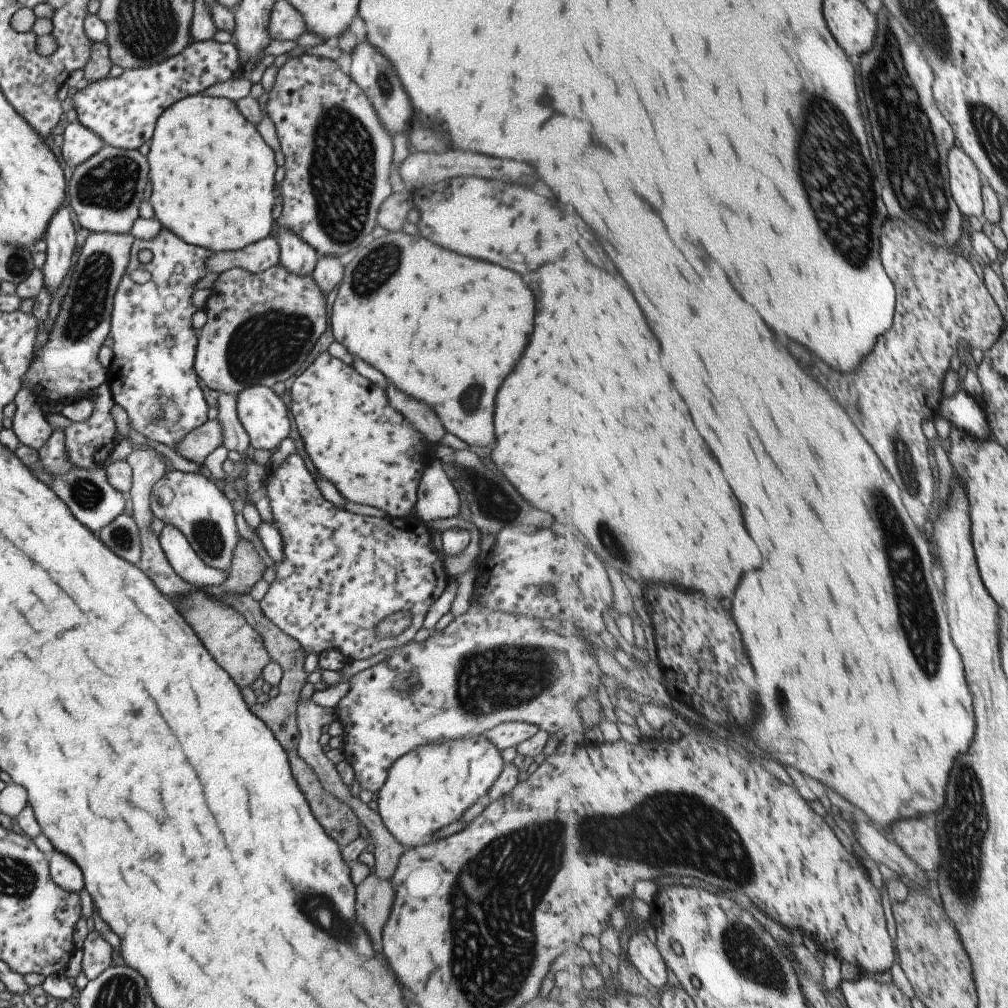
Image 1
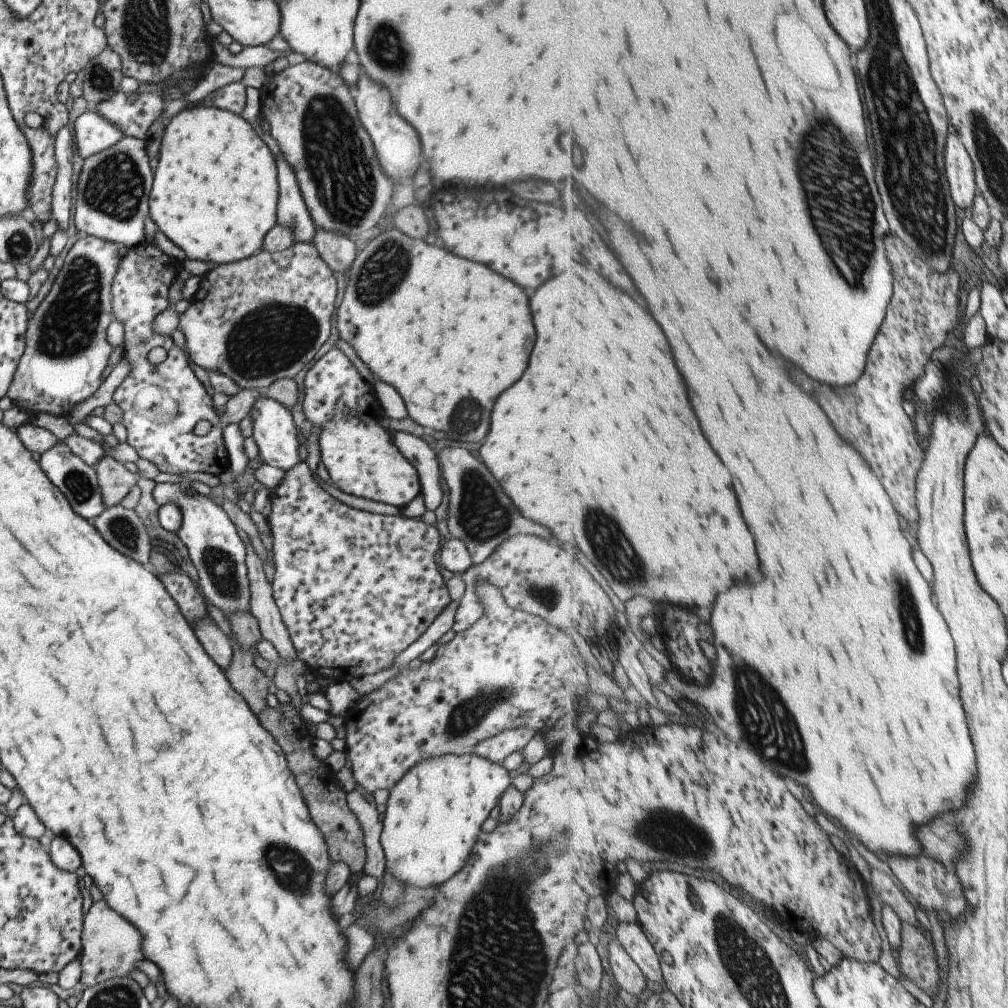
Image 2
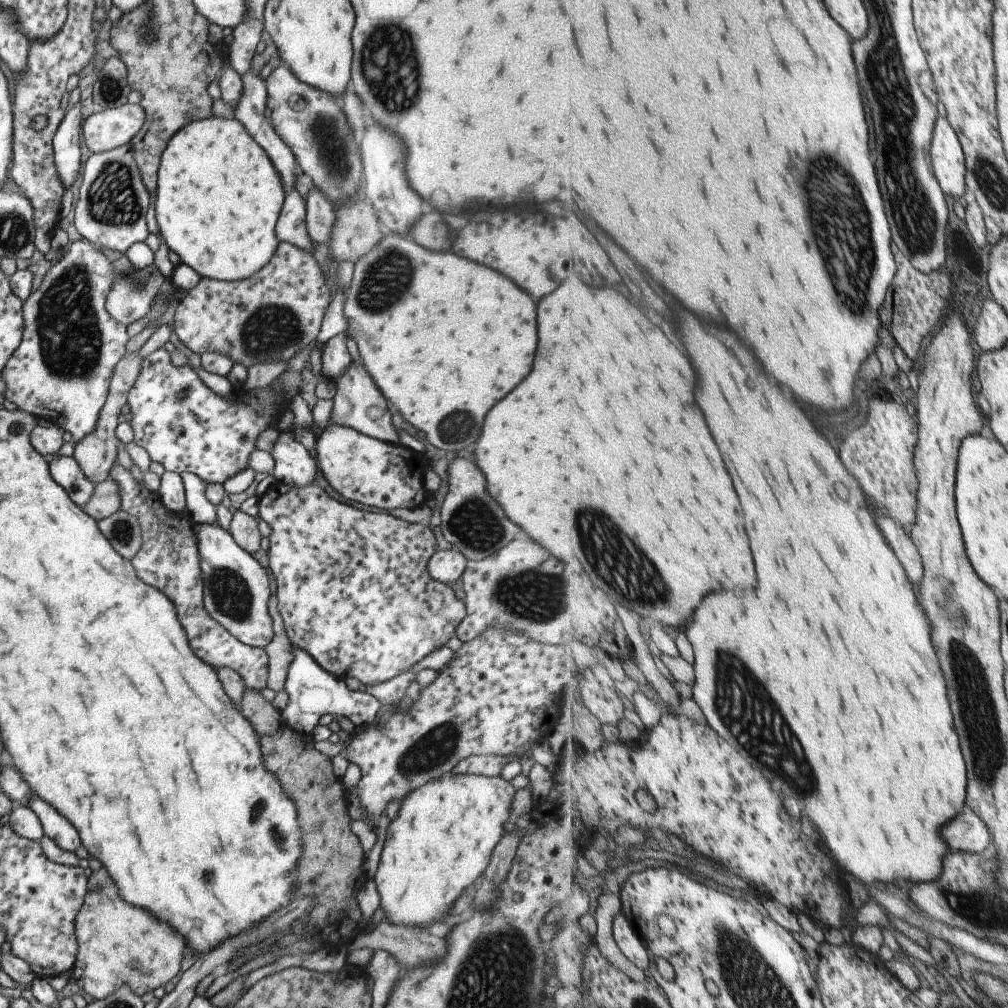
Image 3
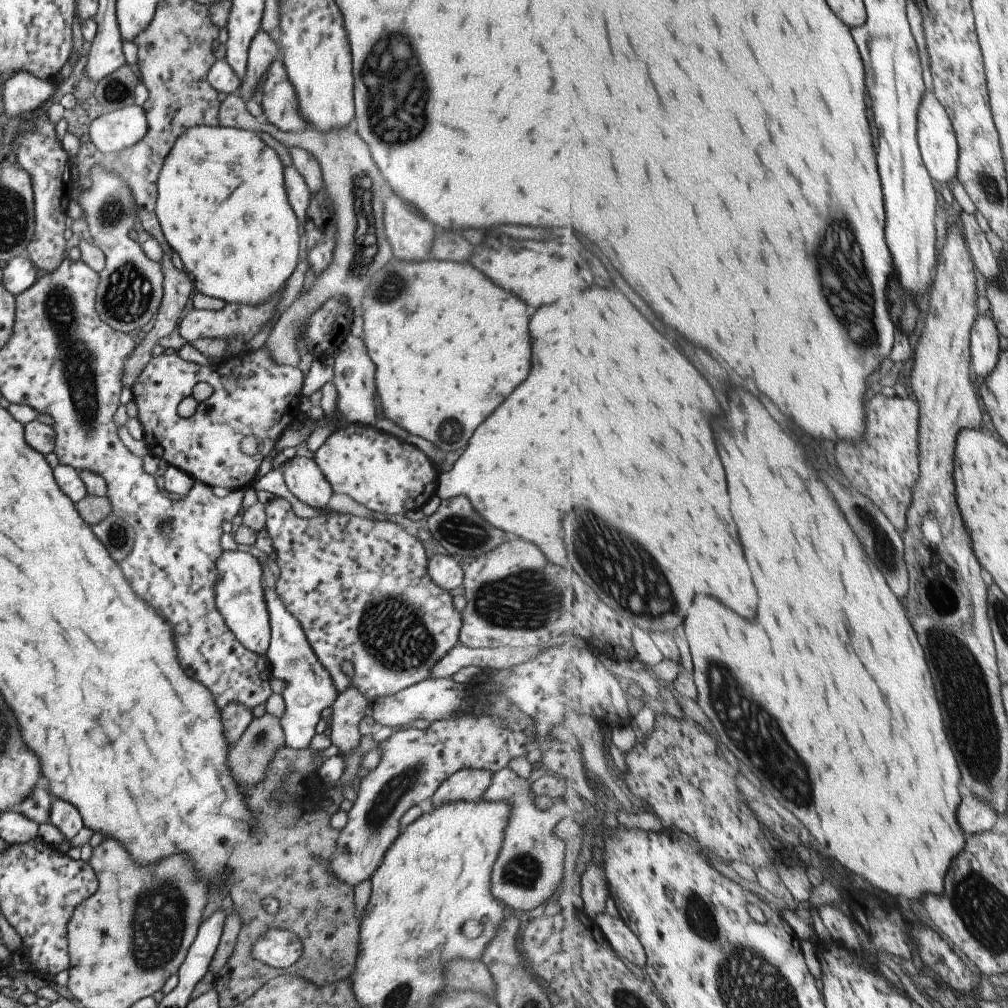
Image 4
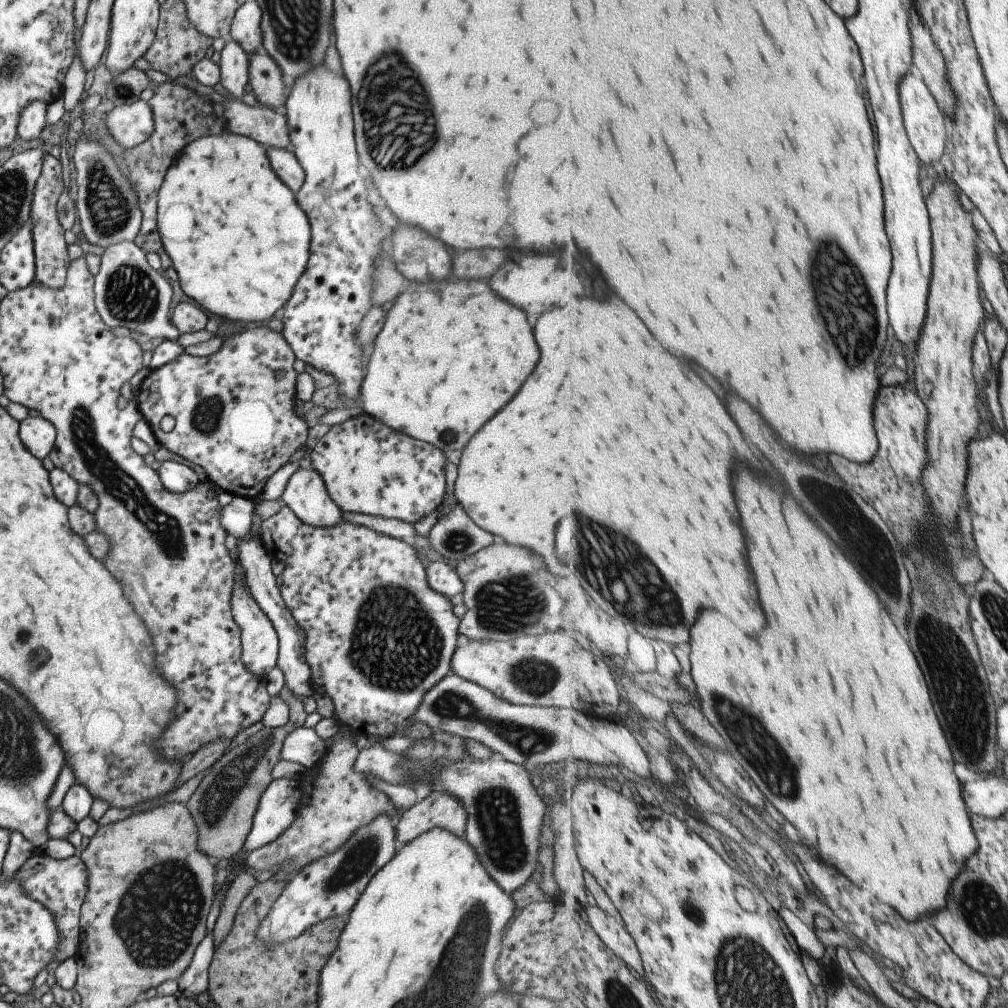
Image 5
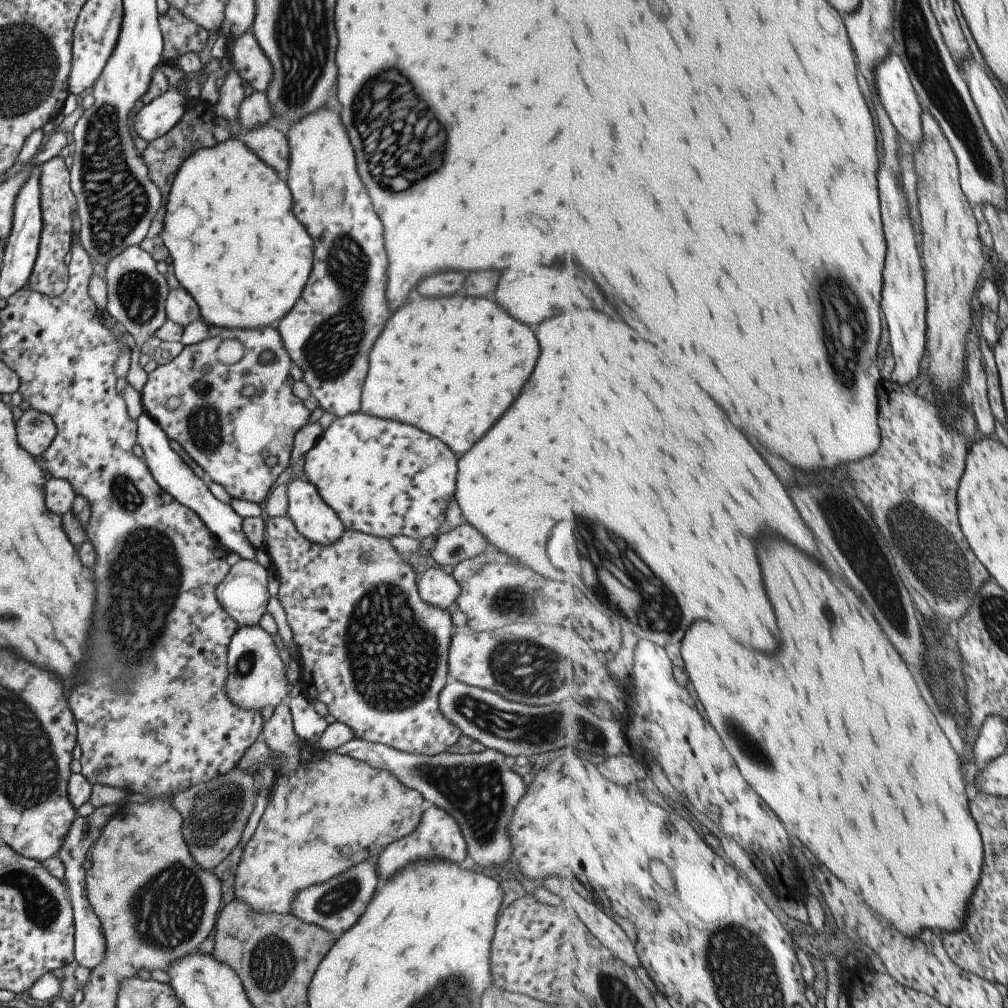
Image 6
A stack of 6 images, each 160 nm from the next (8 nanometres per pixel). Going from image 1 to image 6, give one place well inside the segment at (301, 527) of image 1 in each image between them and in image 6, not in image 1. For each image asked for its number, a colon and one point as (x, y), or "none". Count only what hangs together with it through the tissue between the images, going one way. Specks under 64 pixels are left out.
2: (353, 589)
3: (353, 590)
4: (376, 622)
5: (378, 636)
6: (370, 649)

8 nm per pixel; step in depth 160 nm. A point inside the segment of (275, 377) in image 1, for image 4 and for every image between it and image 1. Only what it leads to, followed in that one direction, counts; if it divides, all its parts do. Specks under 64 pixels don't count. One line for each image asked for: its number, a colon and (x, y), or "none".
2: (261, 319)
3: (267, 318)
4: (232, 320)

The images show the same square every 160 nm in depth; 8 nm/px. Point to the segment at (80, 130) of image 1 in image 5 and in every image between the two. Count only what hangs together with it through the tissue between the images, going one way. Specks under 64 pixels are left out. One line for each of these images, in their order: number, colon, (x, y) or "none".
2: (91, 133)
3: (105, 129)
4: (110, 132)
5: (129, 125)

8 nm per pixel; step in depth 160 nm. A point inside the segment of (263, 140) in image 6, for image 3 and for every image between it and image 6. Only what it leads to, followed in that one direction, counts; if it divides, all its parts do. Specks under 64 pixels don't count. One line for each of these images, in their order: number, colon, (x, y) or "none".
3: (290, 227)
4: (296, 190)
5: (285, 165)

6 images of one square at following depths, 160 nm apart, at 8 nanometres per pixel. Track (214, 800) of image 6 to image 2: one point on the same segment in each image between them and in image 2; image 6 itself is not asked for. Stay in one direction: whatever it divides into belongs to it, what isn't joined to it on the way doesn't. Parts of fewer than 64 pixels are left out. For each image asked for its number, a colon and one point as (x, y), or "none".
2: (244, 677)
3: (263, 717)
4: (248, 757)
5: (222, 806)

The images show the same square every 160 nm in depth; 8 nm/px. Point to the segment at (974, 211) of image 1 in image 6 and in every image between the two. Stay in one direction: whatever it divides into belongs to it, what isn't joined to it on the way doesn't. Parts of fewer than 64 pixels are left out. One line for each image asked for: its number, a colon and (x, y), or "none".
2: (961, 173)
3: (947, 155)
4: (939, 147)
5: (928, 130)
6: (897, 91)

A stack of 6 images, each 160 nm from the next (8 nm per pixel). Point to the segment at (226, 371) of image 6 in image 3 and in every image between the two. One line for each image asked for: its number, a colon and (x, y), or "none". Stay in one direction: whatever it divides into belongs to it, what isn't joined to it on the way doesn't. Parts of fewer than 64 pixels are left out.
3: (200, 433)
4: (253, 396)
5: (232, 416)

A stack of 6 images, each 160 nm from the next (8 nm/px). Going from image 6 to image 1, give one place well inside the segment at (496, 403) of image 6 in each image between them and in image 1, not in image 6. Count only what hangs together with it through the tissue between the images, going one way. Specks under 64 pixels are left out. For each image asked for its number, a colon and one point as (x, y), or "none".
1: (401, 302)
2: (422, 320)
3: (422, 354)
4: (448, 345)
5: (461, 331)

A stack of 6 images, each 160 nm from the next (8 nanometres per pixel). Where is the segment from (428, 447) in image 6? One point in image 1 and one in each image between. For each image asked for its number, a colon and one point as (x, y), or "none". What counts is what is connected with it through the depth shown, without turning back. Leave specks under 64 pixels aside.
1: (356, 440)
2: (359, 455)
3: (362, 469)
4: (385, 474)
5: (368, 468)

